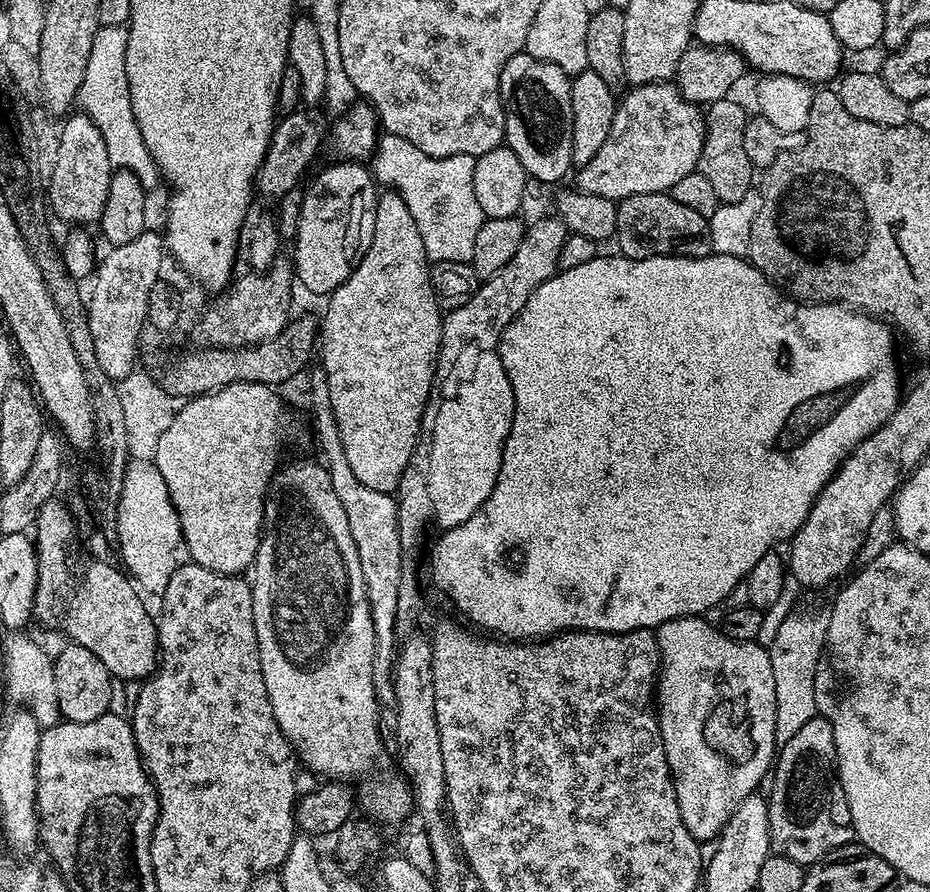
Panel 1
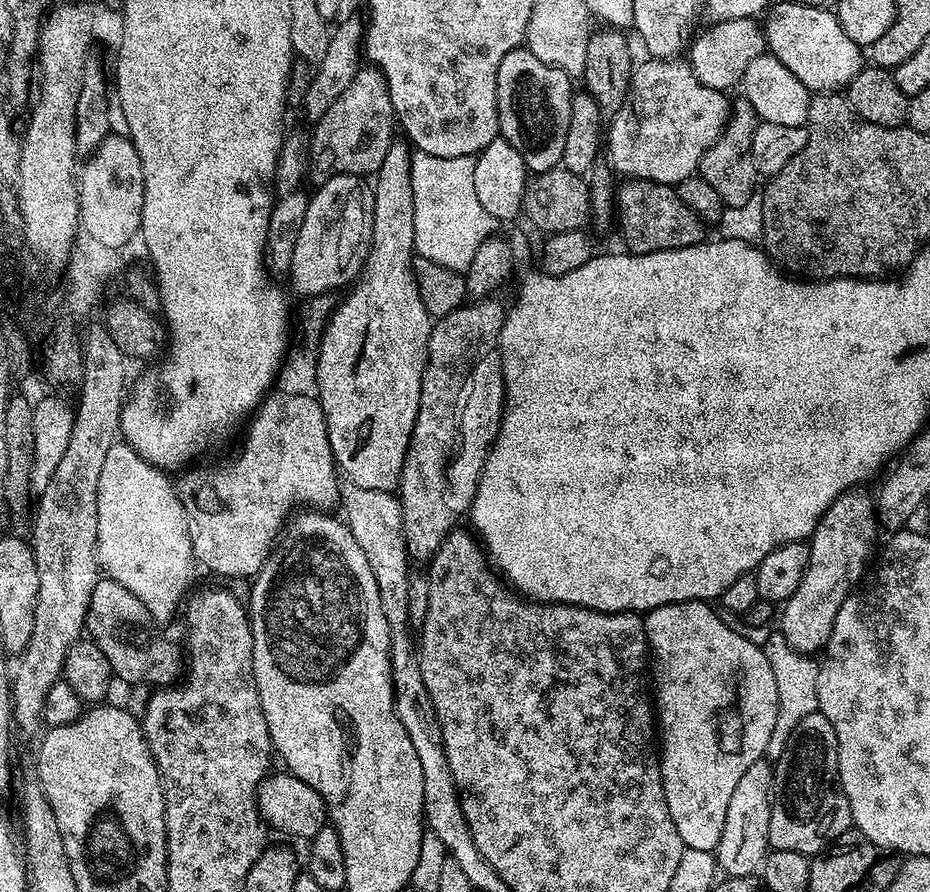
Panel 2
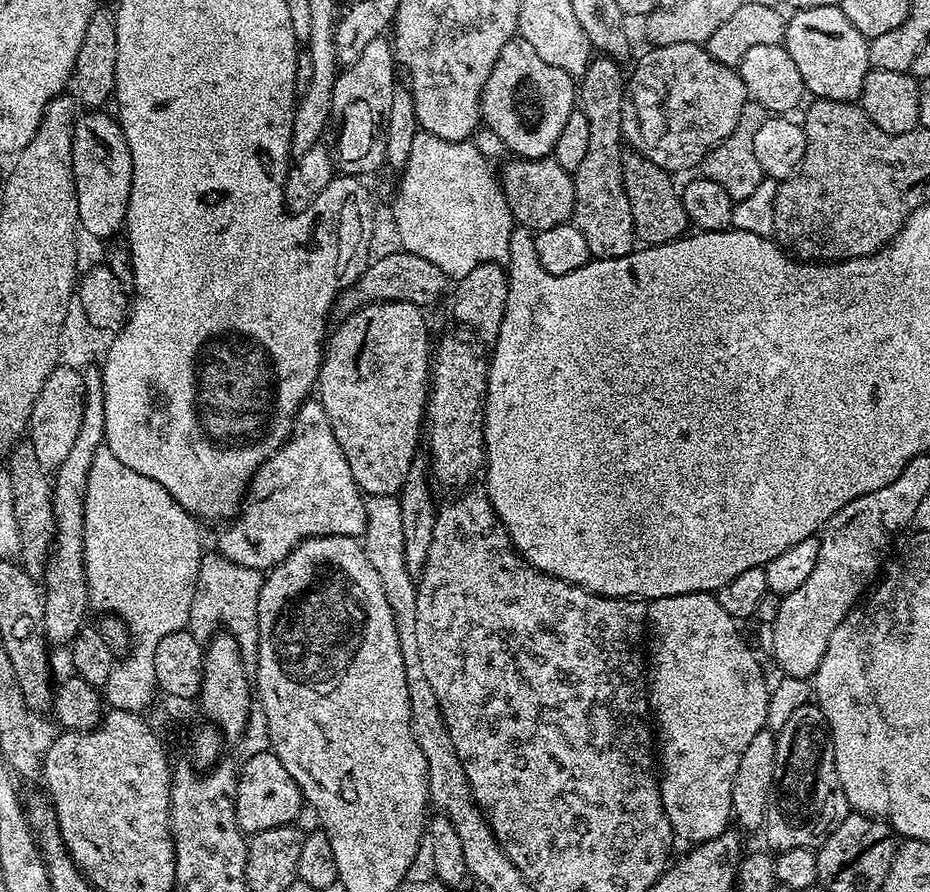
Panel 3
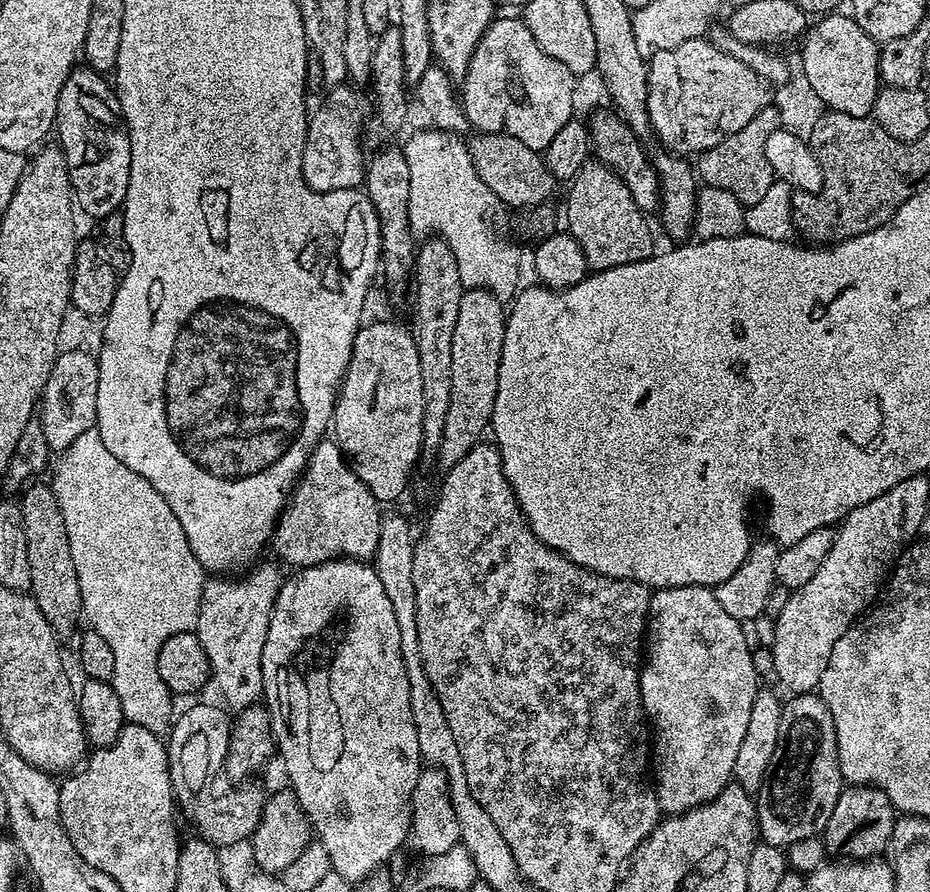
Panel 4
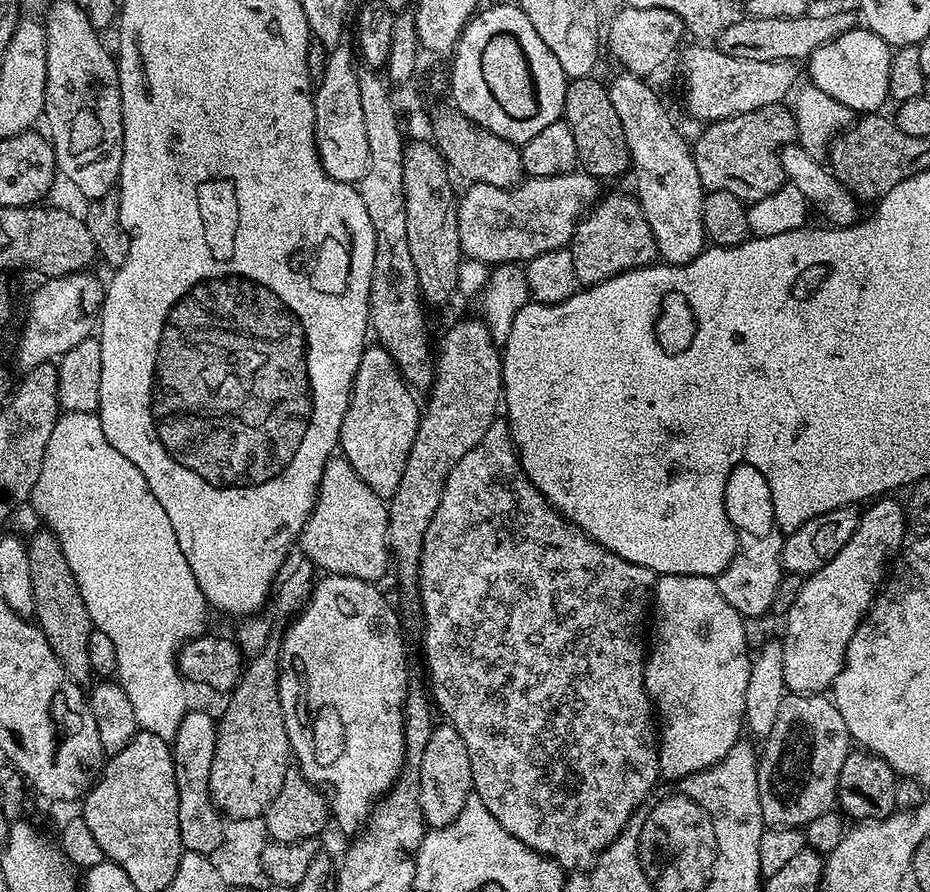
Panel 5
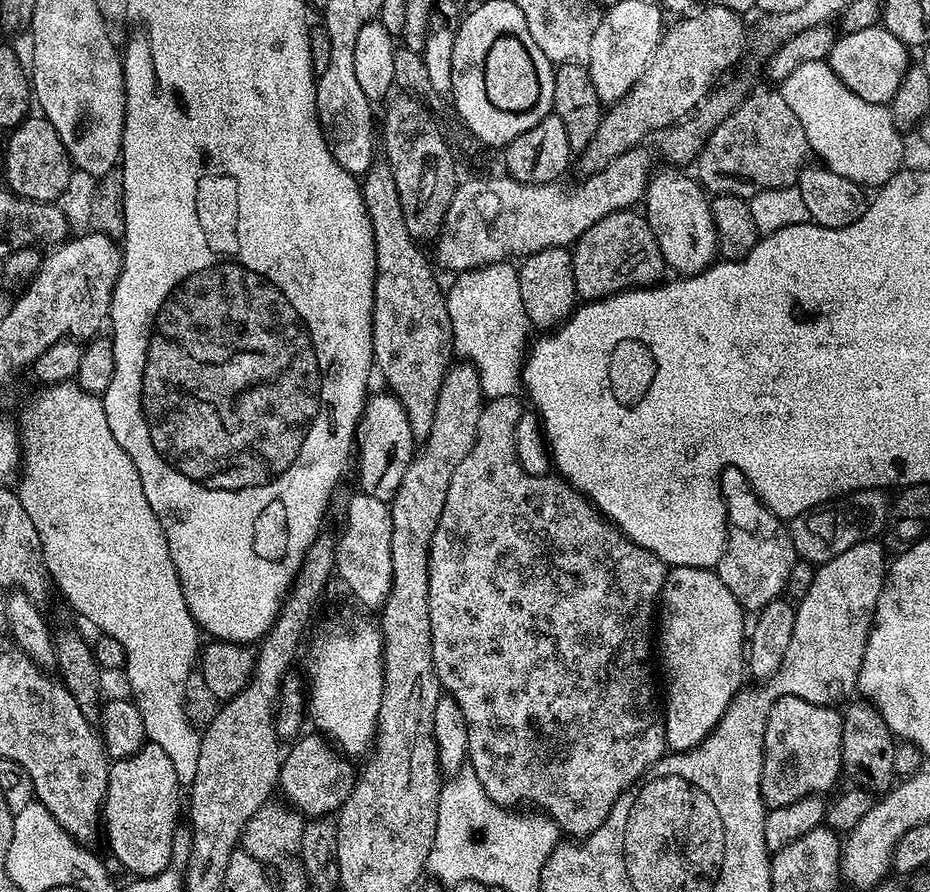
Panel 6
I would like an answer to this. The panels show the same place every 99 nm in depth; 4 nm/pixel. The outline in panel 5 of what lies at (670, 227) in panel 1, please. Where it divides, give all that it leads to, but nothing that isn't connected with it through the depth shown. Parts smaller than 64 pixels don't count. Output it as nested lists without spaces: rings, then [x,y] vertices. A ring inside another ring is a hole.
[[[595,75],[578,76],[569,79],[566,98],[564,99],[563,119],[574,130],[574,143],[578,145],[578,164],[590,176],[605,178],[604,176],[620,176],[629,171],[632,159],[626,146],[626,134],[622,130],[622,118],[618,118],[614,106],[610,103],[610,94],[603,83],[596,81]]]

